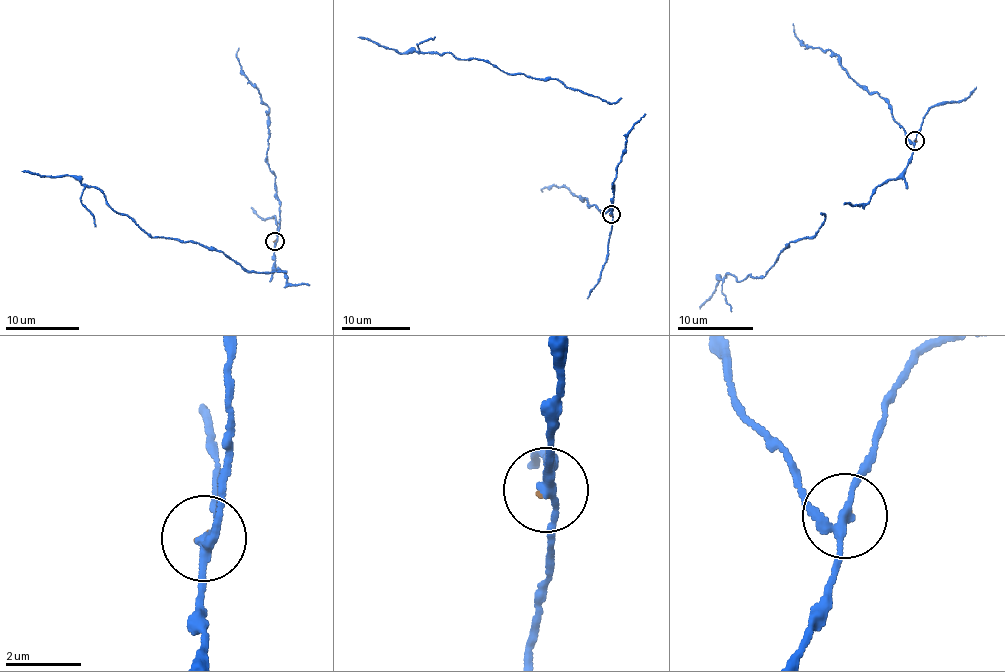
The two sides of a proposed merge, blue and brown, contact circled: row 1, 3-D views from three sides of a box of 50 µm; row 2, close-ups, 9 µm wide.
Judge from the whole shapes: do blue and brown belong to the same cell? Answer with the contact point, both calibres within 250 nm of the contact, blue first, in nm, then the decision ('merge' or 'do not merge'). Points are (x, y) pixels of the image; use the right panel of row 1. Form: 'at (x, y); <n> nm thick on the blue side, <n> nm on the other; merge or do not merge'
at (915, 140); 200 nm thick on the blue side, 70 nm on the other; do not merge

